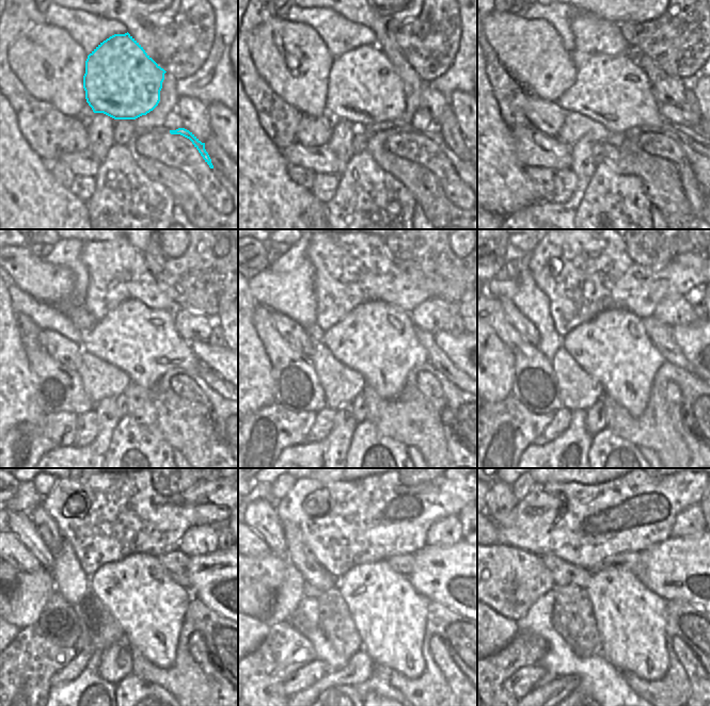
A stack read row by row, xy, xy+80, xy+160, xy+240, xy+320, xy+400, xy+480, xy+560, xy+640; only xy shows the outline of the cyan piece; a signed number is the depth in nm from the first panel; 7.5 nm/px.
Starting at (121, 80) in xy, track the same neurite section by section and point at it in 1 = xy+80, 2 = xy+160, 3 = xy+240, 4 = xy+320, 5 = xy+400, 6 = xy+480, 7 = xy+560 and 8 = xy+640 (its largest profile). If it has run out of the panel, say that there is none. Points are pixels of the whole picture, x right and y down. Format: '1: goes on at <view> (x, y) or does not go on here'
1: goes on at xy+80 (364, 89)
2: goes on at xy+160 (614, 91)
3: goes on at xy+240 (142, 341)
4: goes on at xy+320 (378, 340)
5: goes on at xy+400 (614, 347)
6: goes on at xy+480 (148, 605)
7: goes on at xy+560 (390, 615)
8: goes on at xy+640 (631, 619)

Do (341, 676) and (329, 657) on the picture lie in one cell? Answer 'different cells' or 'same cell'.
different cells

